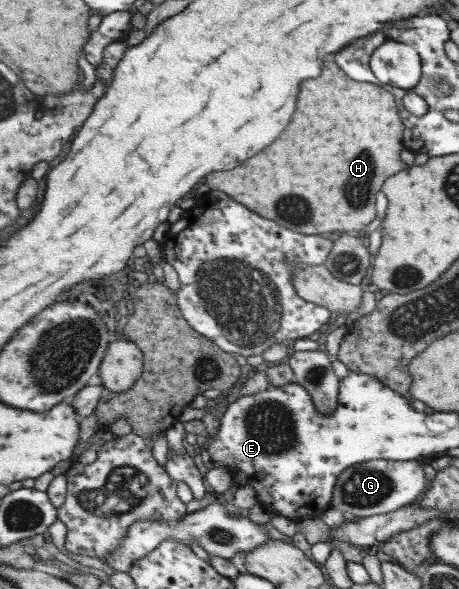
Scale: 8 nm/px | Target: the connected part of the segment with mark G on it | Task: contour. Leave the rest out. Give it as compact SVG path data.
M374 459L351 465L336 477L330 507L338 512L350 513L357 519L386 514L416 502L429 485L430 482L424 479L422 465L416 460Z

